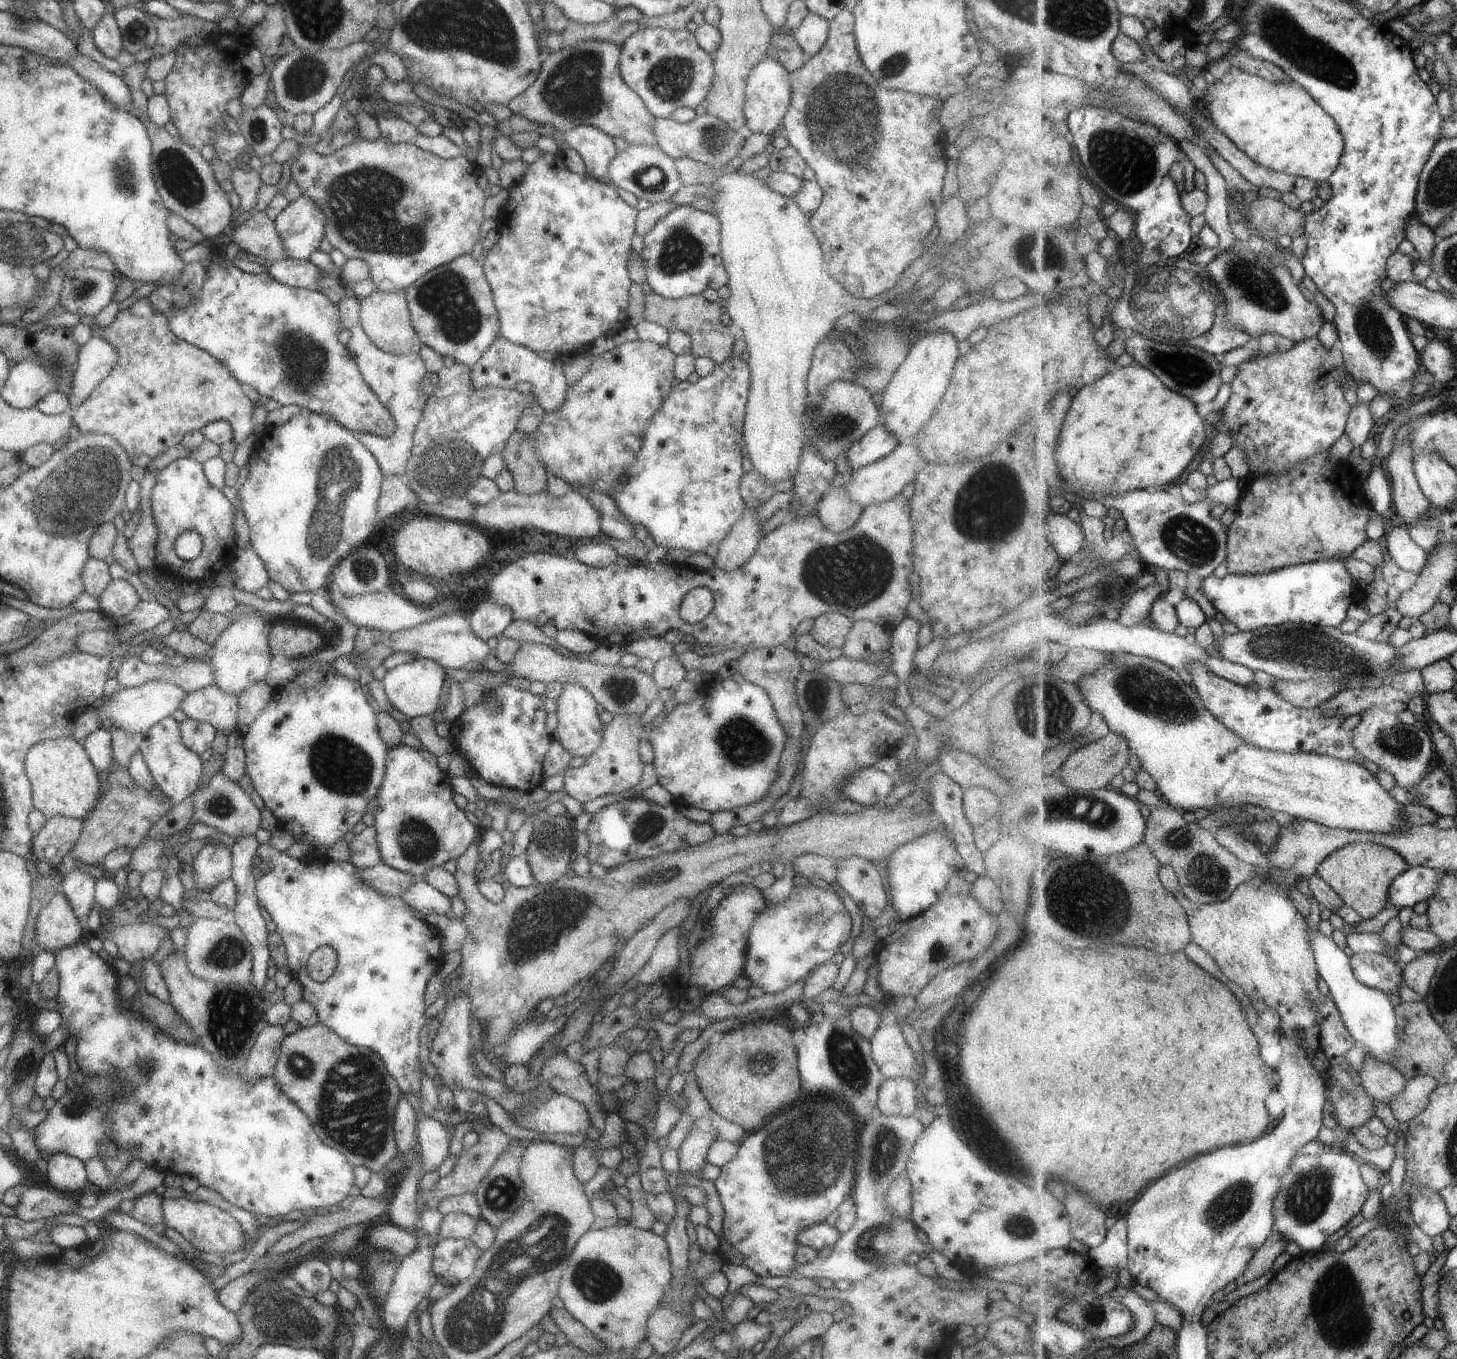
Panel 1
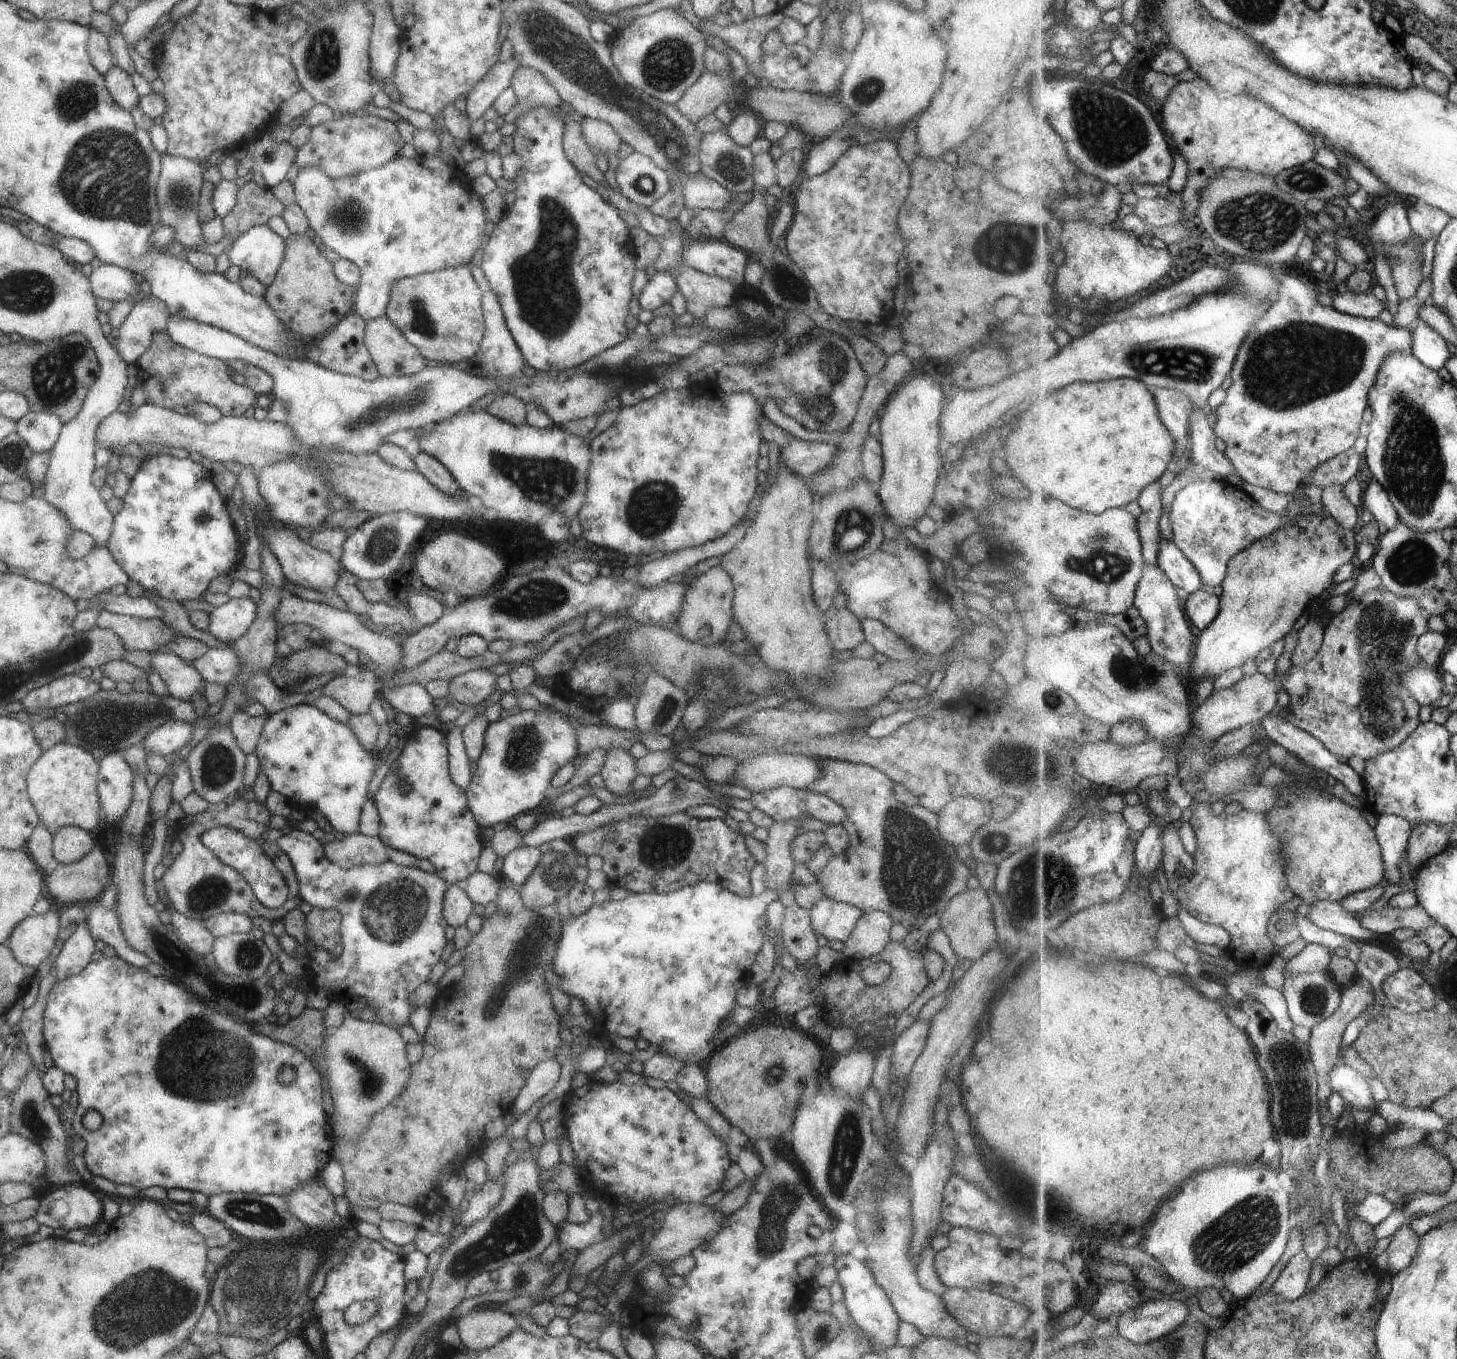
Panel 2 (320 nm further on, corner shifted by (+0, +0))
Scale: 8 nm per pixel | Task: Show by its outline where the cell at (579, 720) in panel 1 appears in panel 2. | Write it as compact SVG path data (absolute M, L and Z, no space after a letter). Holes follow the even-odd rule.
M621 748L604 750L600 771L603 786L614 795L628 795L636 777L635 759Z

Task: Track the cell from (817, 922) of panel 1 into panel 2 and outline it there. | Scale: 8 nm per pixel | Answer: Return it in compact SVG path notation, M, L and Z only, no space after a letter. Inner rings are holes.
M823 896L810 907L810 927L814 934L823 936L823 943L829 940L843 942L862 913L857 907Z

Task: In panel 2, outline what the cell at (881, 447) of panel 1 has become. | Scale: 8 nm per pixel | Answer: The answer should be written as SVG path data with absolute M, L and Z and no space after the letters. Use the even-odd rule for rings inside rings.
M793 439L779 448L778 458L791 473L808 478L824 469L832 461L835 451L834 444Z

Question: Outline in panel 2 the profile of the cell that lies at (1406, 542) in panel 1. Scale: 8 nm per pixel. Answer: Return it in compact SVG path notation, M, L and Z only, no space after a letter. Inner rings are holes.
M1375 478L1361 492L1360 509L1367 508L1375 520L1392 529L1400 518L1387 489Z

